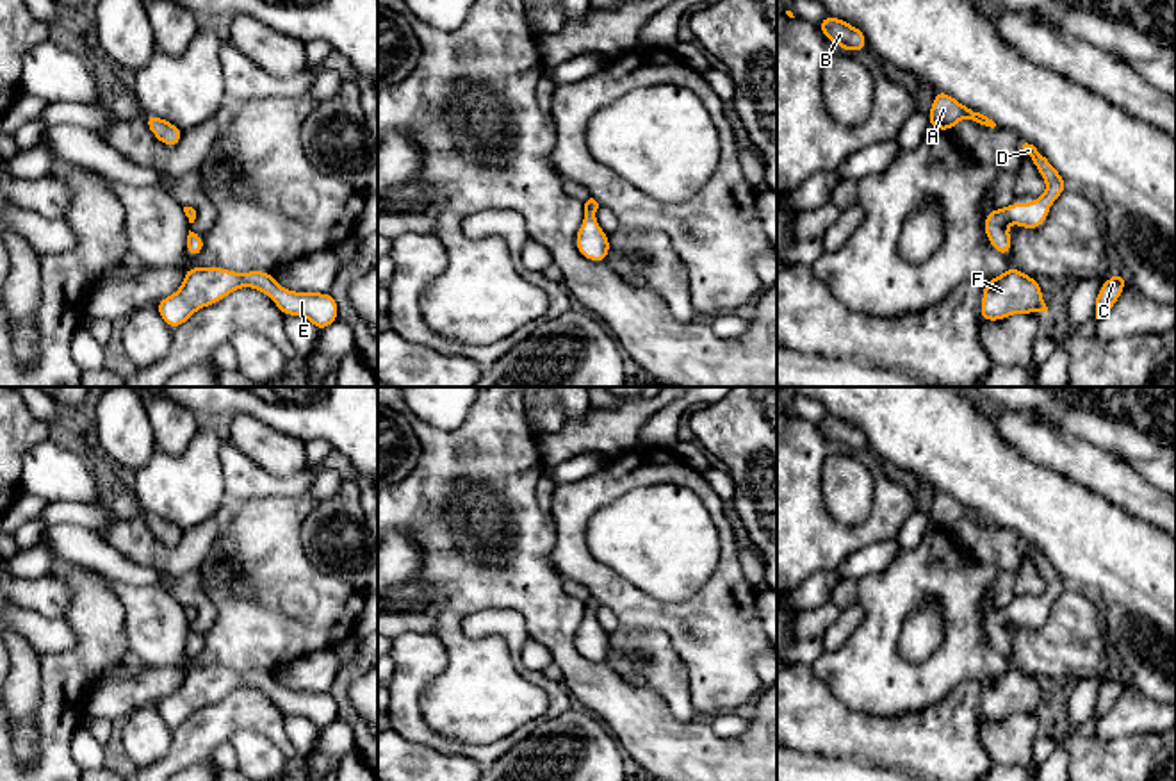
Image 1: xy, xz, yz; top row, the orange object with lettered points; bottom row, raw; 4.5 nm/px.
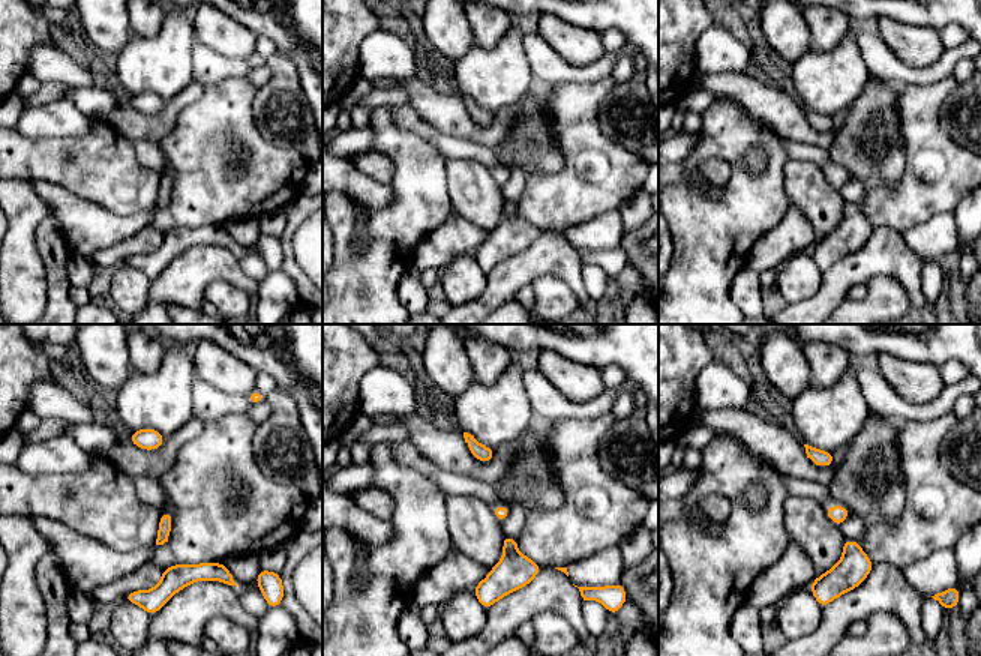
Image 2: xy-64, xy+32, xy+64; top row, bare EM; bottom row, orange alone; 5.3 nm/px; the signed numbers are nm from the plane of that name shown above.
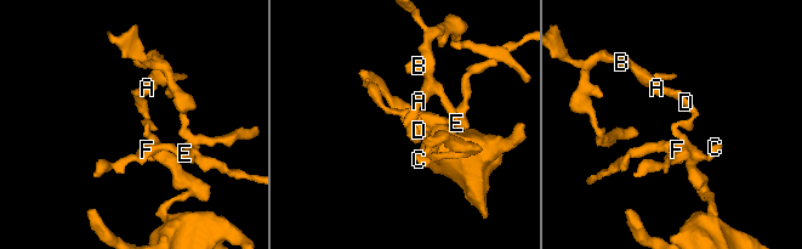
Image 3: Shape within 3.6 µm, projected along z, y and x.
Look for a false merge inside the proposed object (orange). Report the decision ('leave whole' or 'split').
leave whole

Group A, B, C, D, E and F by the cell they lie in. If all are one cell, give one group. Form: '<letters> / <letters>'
A B C D E F

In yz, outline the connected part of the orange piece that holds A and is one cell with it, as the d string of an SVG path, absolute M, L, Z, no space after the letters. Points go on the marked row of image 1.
M935 89L934 103L928 112L930 128L950 132L964 118L991 128L996 127L987 116L959 103L948 93Z

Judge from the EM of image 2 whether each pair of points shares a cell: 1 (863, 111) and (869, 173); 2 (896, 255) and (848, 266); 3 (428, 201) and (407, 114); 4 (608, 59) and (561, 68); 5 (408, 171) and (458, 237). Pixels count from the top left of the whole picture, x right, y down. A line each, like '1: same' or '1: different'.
1: same
2: same
3: different
4: same
5: different

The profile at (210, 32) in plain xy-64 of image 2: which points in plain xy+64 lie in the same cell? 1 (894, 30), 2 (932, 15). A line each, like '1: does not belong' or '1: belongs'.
1: belongs
2: does not belong

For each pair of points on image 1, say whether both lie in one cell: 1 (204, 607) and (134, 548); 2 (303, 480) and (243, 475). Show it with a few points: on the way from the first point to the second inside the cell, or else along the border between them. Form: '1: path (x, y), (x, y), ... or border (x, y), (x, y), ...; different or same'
1: border (196, 569), (171, 578); different
2: path (289, 485), (257, 484); same

